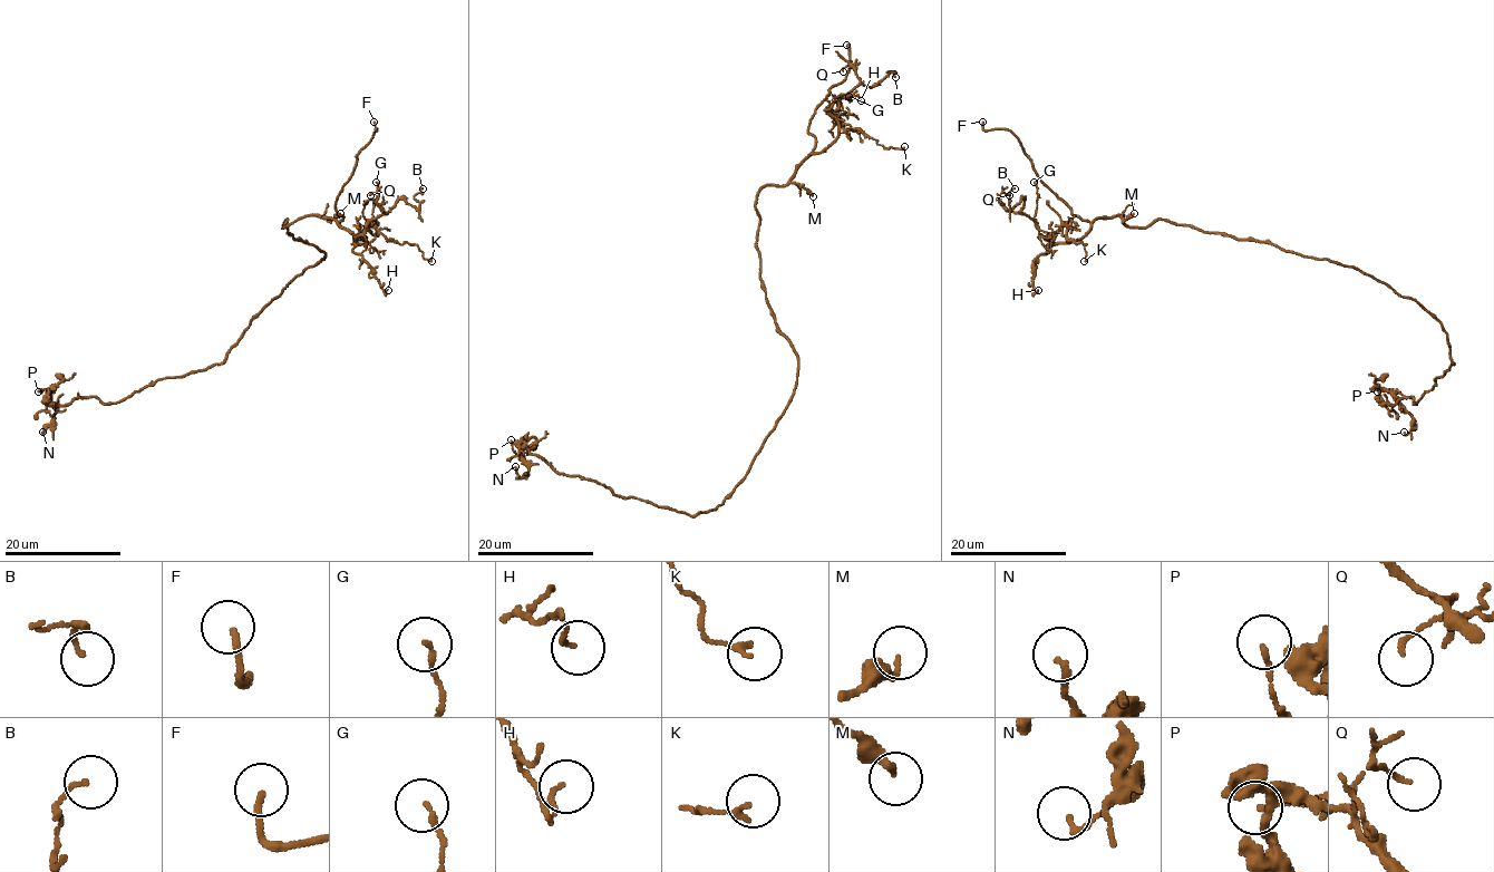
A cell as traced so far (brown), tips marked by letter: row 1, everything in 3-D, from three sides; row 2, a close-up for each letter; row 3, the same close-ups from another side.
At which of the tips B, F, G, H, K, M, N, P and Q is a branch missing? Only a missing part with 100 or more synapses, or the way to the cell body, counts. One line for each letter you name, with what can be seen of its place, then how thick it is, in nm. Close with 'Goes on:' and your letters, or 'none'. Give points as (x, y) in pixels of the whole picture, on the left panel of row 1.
F: place (374, 122); calibre 170 nm
Goes on: F

